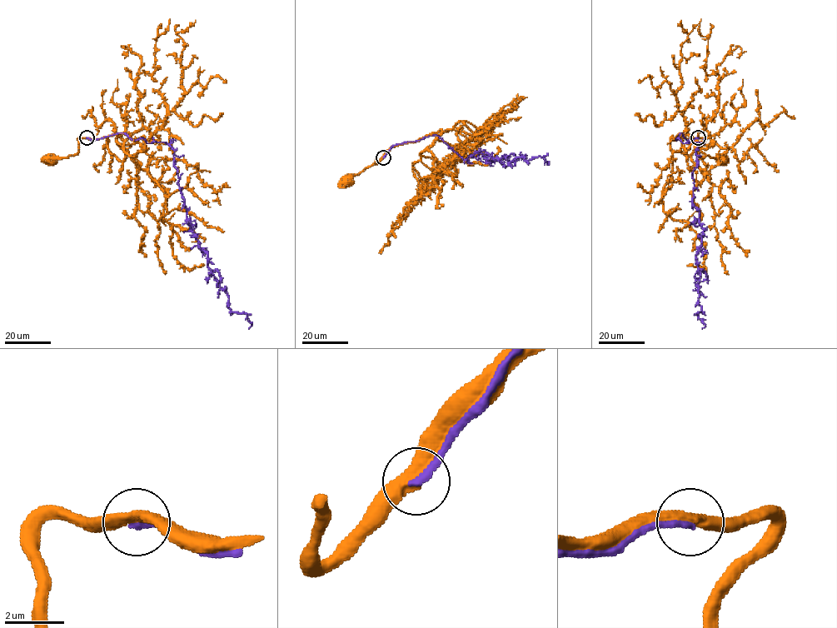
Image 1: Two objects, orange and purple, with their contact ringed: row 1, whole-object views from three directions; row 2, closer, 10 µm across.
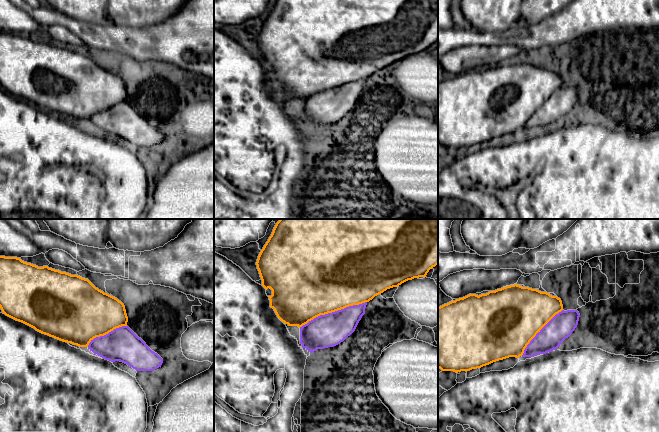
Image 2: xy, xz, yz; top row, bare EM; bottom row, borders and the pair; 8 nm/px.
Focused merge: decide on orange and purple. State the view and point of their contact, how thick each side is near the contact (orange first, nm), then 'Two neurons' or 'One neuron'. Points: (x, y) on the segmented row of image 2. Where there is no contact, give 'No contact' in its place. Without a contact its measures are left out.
Touches orange at xz (332, 311). Thickness 500 nm (orange) against 260 nm. Two neurons

